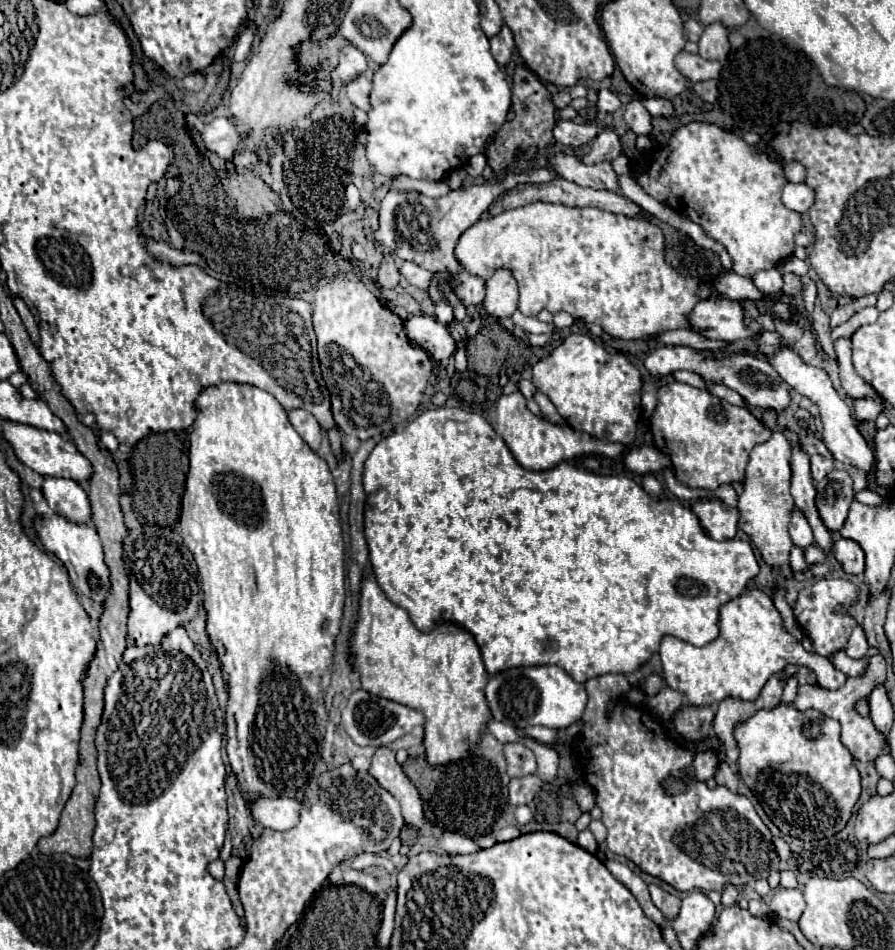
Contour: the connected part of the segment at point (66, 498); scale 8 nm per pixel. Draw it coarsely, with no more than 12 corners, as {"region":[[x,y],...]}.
{"region":[[44,477],[42,493],[58,515],[90,523],[82,485]]}

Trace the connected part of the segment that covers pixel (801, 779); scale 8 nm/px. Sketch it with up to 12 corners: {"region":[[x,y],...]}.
{"region":[[838,721],[738,723],[742,781],[784,835],[844,829],[860,775]]}

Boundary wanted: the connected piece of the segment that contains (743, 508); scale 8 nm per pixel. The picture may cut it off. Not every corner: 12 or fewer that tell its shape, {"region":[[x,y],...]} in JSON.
{"region":[[782,431],[750,451],[738,527],[786,579],[792,449]]}

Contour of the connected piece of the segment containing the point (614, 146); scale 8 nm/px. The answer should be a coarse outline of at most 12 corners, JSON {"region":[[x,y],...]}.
{"region":[[604,127],[584,155],[588,165],[612,161],[622,153],[620,137]]}

